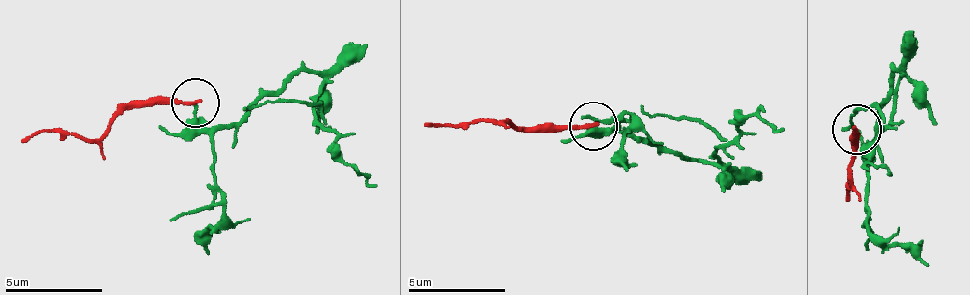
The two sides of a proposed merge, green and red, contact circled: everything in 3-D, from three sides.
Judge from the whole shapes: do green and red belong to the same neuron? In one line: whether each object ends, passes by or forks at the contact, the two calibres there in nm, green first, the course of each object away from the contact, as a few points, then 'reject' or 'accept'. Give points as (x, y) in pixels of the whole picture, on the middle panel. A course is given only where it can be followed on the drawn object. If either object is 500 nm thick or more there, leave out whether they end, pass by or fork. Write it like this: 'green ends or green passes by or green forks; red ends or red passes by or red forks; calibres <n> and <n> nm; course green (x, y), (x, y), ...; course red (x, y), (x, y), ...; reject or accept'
green ends; red ends; calibres 160 and 200 nm; course green (592, 128), (633, 133), (720, 163), (714, 153), (741, 134), (738, 126), (754, 114), (784, 131); course red (592, 128), (499, 123), (426, 126); reject

